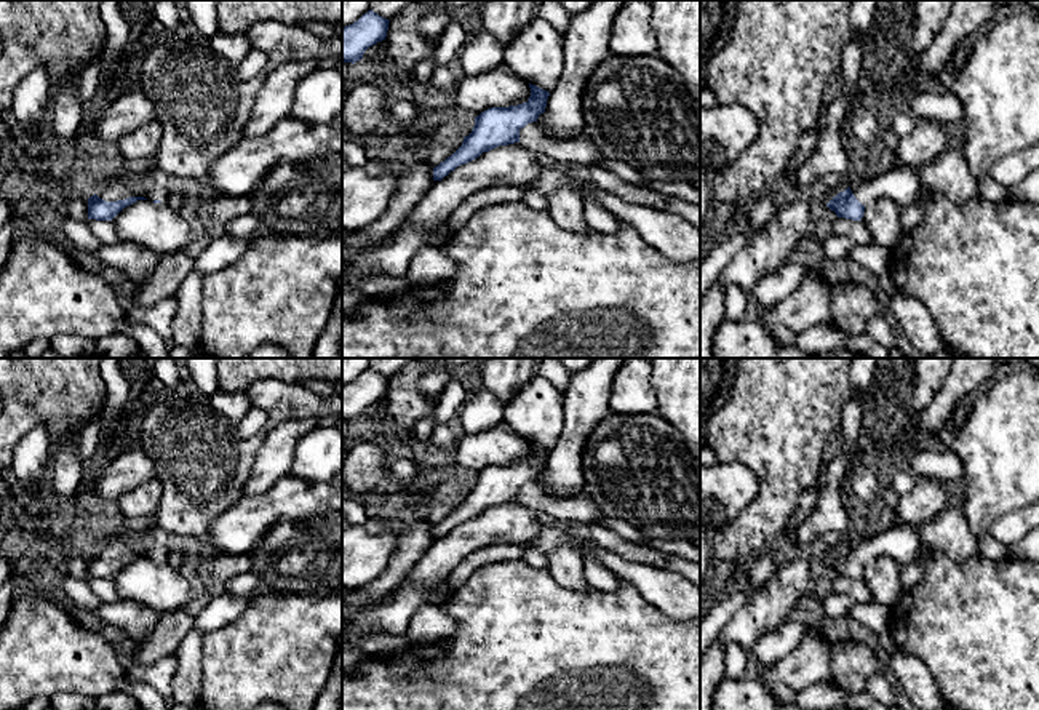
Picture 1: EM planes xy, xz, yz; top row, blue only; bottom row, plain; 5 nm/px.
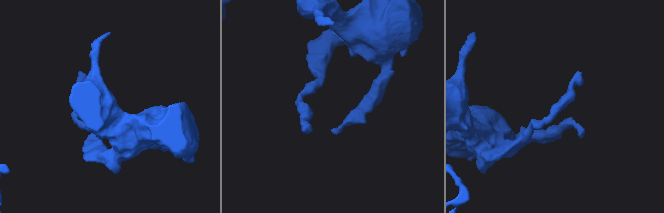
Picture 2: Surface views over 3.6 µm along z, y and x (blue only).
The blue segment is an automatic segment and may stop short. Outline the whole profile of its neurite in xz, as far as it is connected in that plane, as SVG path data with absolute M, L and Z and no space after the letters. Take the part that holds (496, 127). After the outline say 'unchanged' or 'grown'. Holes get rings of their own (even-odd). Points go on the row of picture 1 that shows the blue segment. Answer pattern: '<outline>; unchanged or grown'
M531 85L531 96L526 102L510 107L491 107L475 117L475 126L464 138L462 146L444 162L433 168L433 181L441 181L457 166L478 158L499 146L520 142L520 130L537 122L545 112L548 91Z; unchanged

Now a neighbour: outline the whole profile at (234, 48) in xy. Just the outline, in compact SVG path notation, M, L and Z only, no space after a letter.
M217 32L209 38L216 54L222 56L233 69L237 69L251 51L253 45L246 34Z

